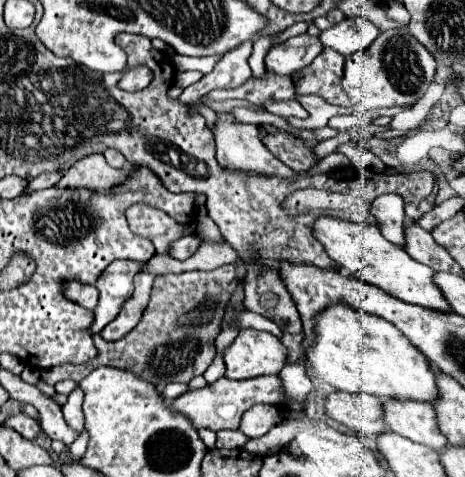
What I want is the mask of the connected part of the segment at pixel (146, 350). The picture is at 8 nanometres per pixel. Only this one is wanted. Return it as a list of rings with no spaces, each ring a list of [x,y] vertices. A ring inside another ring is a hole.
[[[224,265],[216,271],[190,271],[190,273],[180,273],[180,275],[158,275],[154,281],[154,287],[152,287],[150,303],[148,303],[140,323],[126,337],[122,337],[120,341],[104,341],[104,339],[100,339],[100,335],[94,335],[94,345],[98,351],[96,359],[90,359],[88,363],[80,363],[80,365],[64,363],[58,367],[44,369],[44,371],[40,371],[40,379],[48,385],[56,385],[56,381],[64,381],[64,379],[72,379],[72,381],[80,383],[98,365],[110,365],[110,367],[134,371],[136,375],[152,381],[154,385],[160,385],[162,379],[188,383],[192,377],[202,375],[208,369],[208,365],[212,363],[212,359],[216,357],[214,339],[220,333],[222,317],[224,317],[226,305],[230,303],[234,289],[236,289],[236,267],[234,265]],[[200,303],[210,303],[210,307],[208,307],[210,321],[202,321],[202,317],[200,317],[200,323],[198,323],[196,309],[200,307]]]

